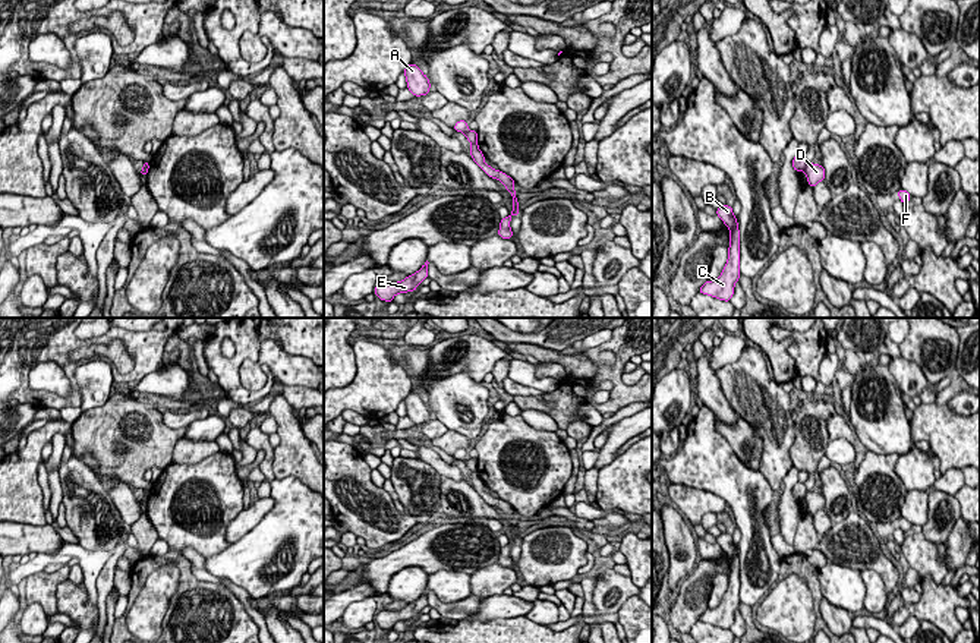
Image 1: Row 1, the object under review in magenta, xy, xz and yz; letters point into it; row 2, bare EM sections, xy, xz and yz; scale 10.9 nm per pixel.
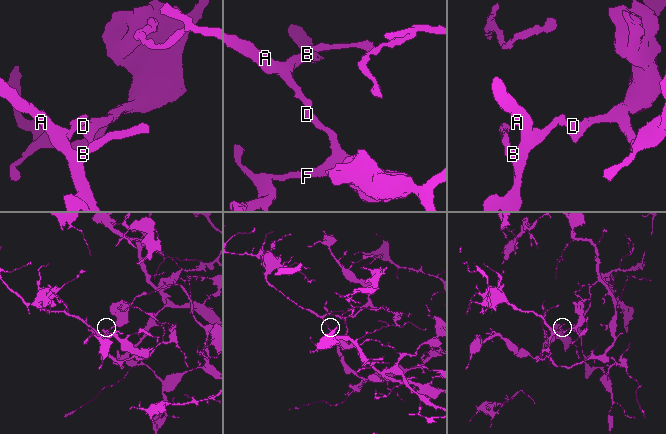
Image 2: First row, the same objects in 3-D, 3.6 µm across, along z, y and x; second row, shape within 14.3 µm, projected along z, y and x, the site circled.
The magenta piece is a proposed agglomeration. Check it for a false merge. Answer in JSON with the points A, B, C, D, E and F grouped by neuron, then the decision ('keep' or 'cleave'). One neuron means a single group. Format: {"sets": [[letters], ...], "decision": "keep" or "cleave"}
{"sets": [["A", "B", "C"], ["D", "E", "F"]], "decision": "cleave"}

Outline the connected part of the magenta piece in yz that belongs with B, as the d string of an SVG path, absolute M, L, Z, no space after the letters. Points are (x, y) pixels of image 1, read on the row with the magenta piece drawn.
M721 205L716 215L730 228L728 261L721 275L713 281L705 281L699 293L730 302L734 296L734 286L740 278L740 230L732 207Z

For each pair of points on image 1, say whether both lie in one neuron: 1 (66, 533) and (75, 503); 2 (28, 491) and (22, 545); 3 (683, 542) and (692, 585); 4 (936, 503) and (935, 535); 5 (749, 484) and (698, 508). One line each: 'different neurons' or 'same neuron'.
1: different neurons
2: different neurons
3: different neurons
4: same neuron
5: different neurons

